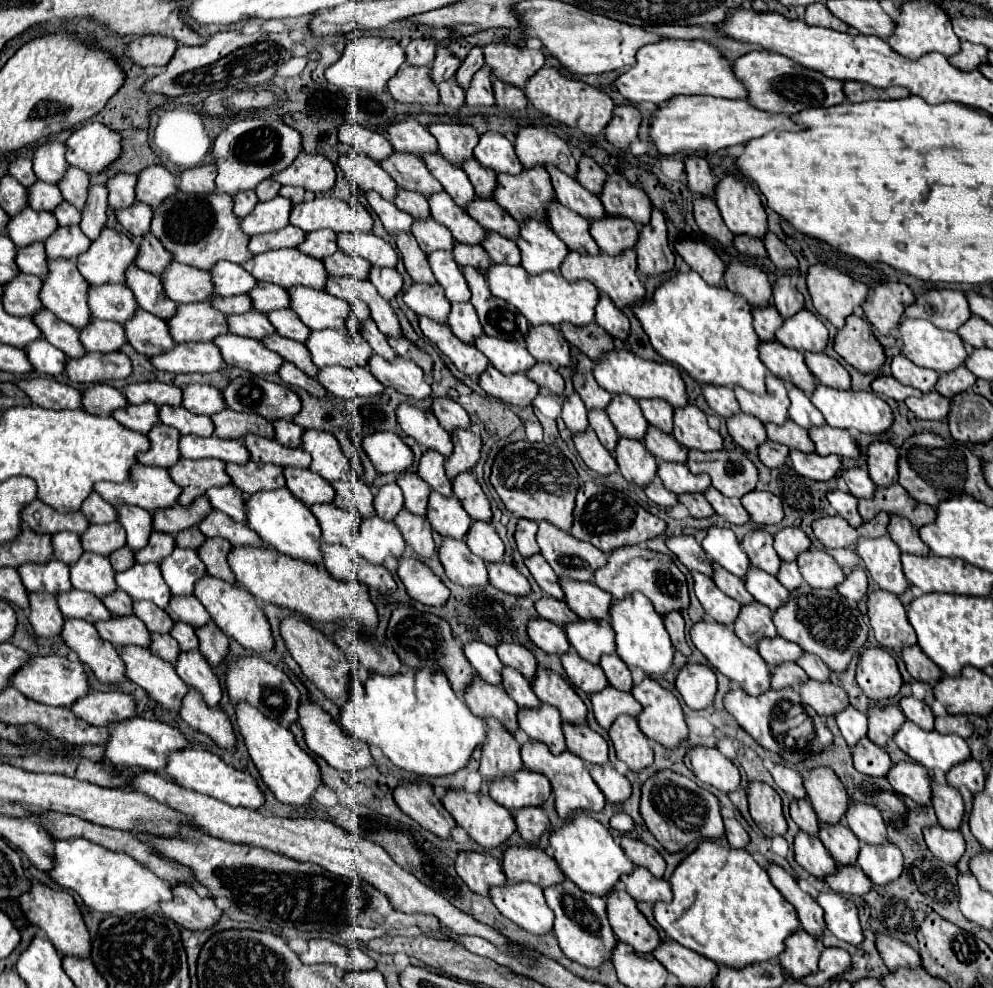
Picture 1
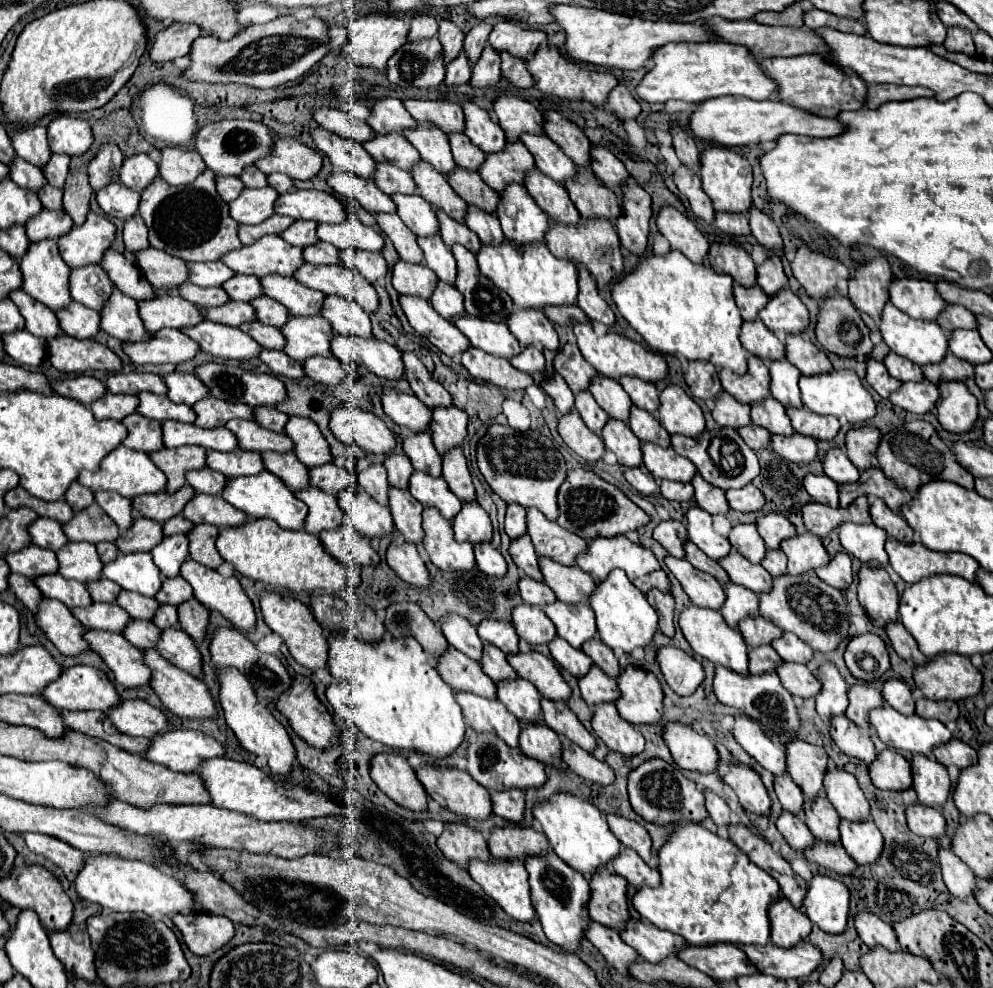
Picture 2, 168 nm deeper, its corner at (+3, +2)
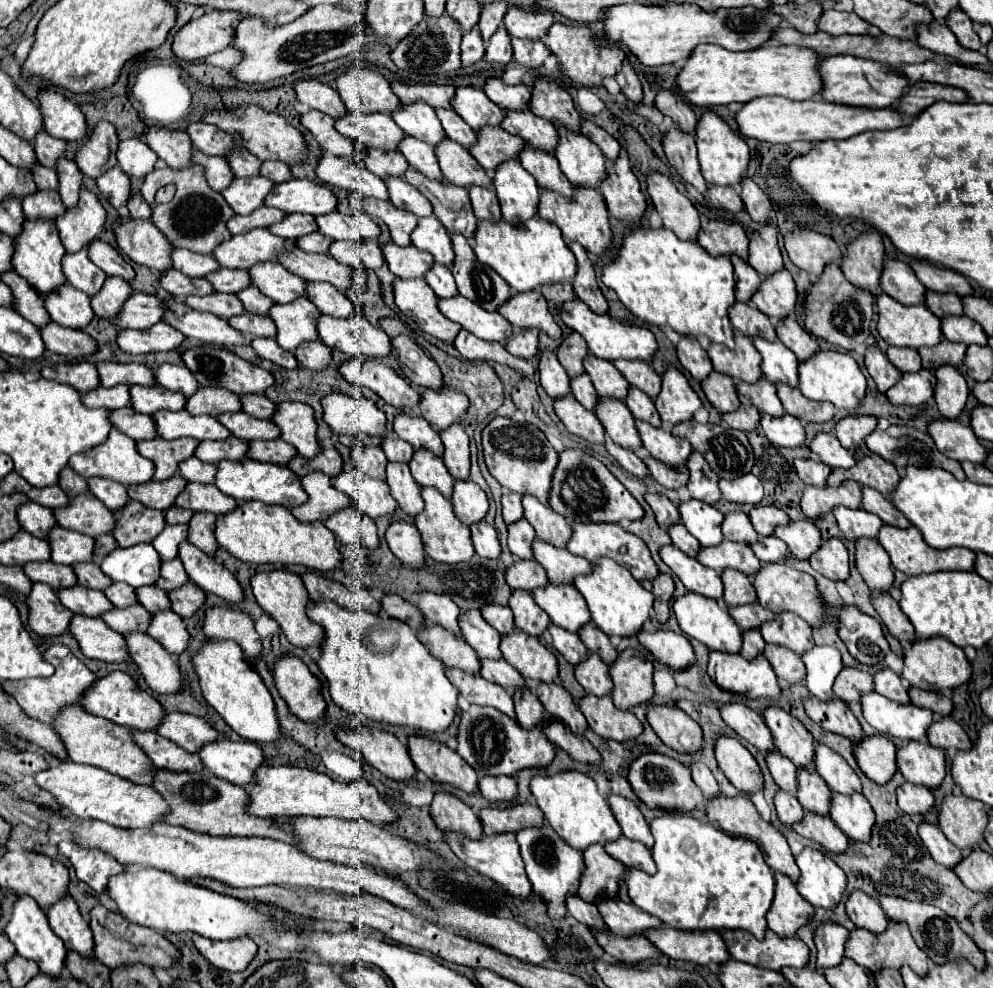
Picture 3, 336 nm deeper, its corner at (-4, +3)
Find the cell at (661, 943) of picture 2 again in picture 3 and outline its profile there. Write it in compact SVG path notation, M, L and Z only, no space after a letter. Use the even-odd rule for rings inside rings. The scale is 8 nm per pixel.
M601 897L597 899L597 909L605 921L605 925L623 937L629 937L633 933L641 935L645 929L659 927L661 921L651 917L649 913L643 913L631 903L625 903L617 897Z

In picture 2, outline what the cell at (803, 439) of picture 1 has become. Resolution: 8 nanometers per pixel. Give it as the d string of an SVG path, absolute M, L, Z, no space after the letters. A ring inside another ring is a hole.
M766 398L762 406L752 404L752 422L758 426L764 426L770 434L794 434L792 422L786 414L786 408L776 398Z

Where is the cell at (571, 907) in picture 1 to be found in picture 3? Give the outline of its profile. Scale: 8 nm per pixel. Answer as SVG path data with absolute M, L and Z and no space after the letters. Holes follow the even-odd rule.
M543 823L541 827L527 827L517 833L517 841L521 847L521 857L527 867L529 881L533 885L533 891L537 891L549 905L549 917L561 919L567 909L565 909L565 895L577 893L579 889L579 877L583 873L583 857L577 849L571 849L567 841L563 841L551 825ZM559 857L563 857L559 861Z

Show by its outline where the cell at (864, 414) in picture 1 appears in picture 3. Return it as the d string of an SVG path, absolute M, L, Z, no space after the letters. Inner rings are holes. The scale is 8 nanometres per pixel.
M819 349L815 355L809 359L801 361L799 367L799 391L813 399L813 401L831 401L837 409L845 411L857 411L863 395L865 395L865 375L861 373L857 361L851 355L831 351L831 349Z

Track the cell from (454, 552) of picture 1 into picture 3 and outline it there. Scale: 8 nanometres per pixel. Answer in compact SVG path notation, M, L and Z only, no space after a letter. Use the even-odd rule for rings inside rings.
M423 487L421 489L421 497L425 501L425 509L413 517L415 527L419 529L421 537L423 537L423 545L425 545L425 553L439 561L439 563L461 563L473 557L473 543L471 543L471 535L469 535L469 527L463 525L451 507L451 501L445 499L437 489L431 487Z

